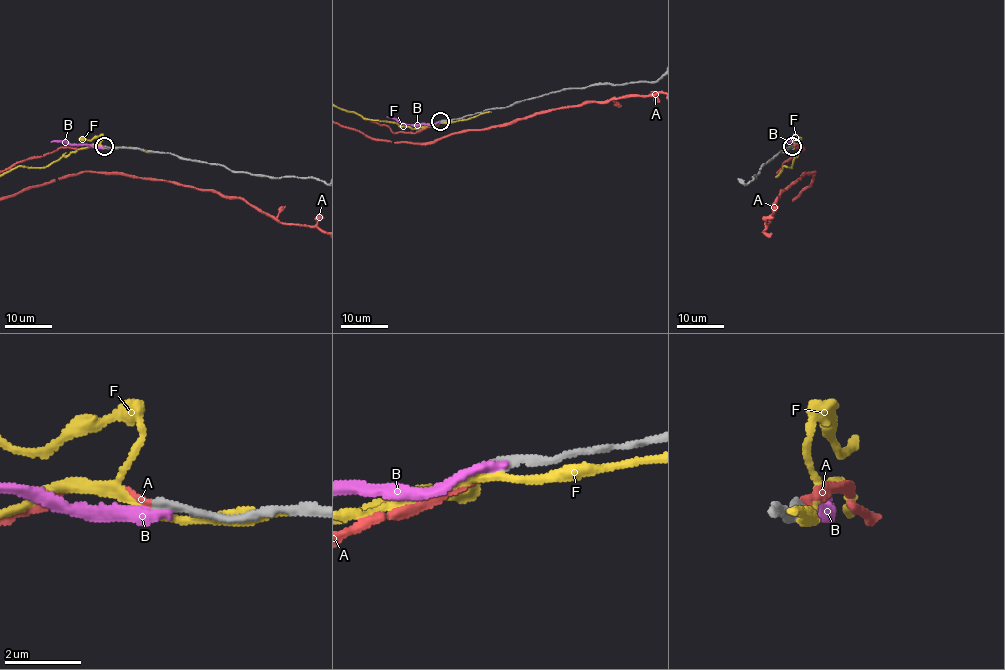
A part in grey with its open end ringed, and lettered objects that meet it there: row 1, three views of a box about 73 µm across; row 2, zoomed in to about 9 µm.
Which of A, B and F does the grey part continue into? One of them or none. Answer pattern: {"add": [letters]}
{"add": ["A"]}

